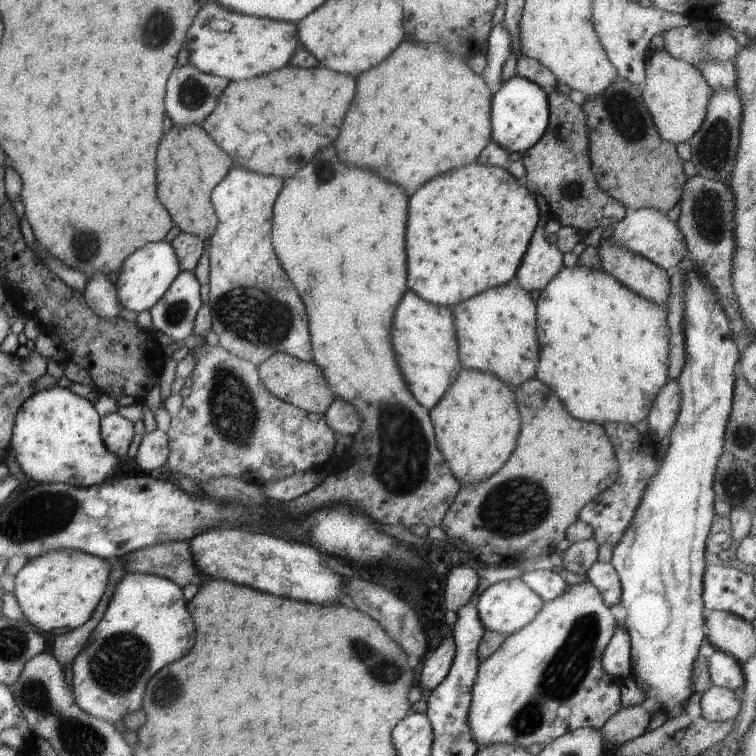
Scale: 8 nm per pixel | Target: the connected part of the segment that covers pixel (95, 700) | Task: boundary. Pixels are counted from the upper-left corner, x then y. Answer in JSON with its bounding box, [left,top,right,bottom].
[71,572,195,725]

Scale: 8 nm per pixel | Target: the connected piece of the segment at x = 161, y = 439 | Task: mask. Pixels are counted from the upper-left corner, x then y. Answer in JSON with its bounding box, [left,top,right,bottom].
[136,430,168,474]

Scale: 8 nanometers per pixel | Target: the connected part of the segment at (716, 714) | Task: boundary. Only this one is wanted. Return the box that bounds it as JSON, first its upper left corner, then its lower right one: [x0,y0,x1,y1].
[700,685,740,722]

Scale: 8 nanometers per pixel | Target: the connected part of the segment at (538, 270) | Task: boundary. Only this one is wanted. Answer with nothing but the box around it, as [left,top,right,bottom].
[513,215,564,293]

